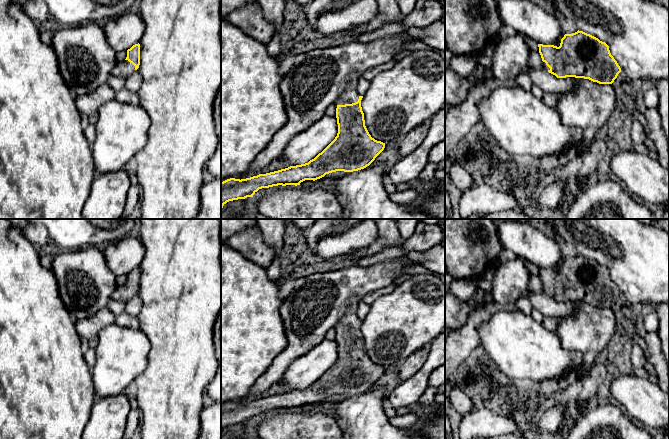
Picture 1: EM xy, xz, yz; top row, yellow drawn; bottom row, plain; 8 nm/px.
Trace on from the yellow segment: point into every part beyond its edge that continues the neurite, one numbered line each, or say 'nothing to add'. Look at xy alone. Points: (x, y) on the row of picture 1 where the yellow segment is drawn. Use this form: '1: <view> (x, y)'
1: xy (124, 69)

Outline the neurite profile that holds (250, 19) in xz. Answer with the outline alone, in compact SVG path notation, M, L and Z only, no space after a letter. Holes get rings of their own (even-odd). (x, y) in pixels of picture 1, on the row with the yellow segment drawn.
M258 2L240 7L224 19L264 45L267 45L274 35L274 27L265 19Z

